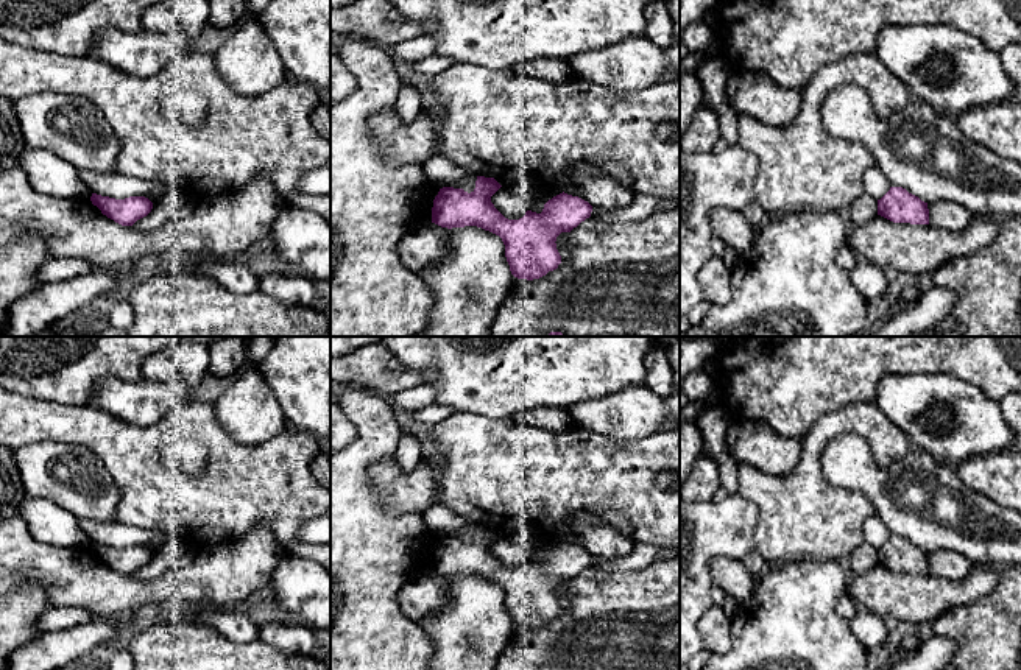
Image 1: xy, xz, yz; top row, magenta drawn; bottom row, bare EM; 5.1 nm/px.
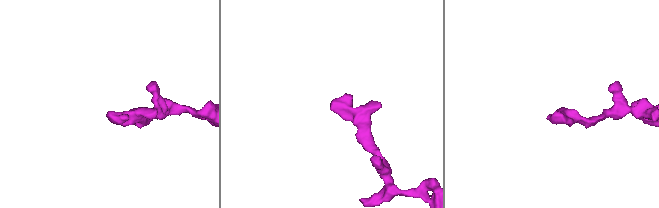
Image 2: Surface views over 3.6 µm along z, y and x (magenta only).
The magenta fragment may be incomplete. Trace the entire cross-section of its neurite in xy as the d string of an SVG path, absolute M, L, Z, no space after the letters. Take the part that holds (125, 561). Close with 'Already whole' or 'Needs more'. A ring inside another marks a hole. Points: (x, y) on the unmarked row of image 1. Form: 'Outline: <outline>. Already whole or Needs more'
Outline: M92 542L90 550L101 559L103 564L122 575L132 575L137 569L147 566L153 558L153 552L145 545L115 548Z. Already whole

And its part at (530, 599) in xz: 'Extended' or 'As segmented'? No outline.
As segmented

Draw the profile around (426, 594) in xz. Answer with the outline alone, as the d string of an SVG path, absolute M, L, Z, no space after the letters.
M430 570L402 587L399 605L404 615L418 625L429 614L444 609L449 597L446 580Z

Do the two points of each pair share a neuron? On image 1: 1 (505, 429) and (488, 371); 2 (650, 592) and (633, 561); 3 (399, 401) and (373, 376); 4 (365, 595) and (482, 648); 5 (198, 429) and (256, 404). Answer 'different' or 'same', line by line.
1: different
2: different
3: different
4: different
5: different

